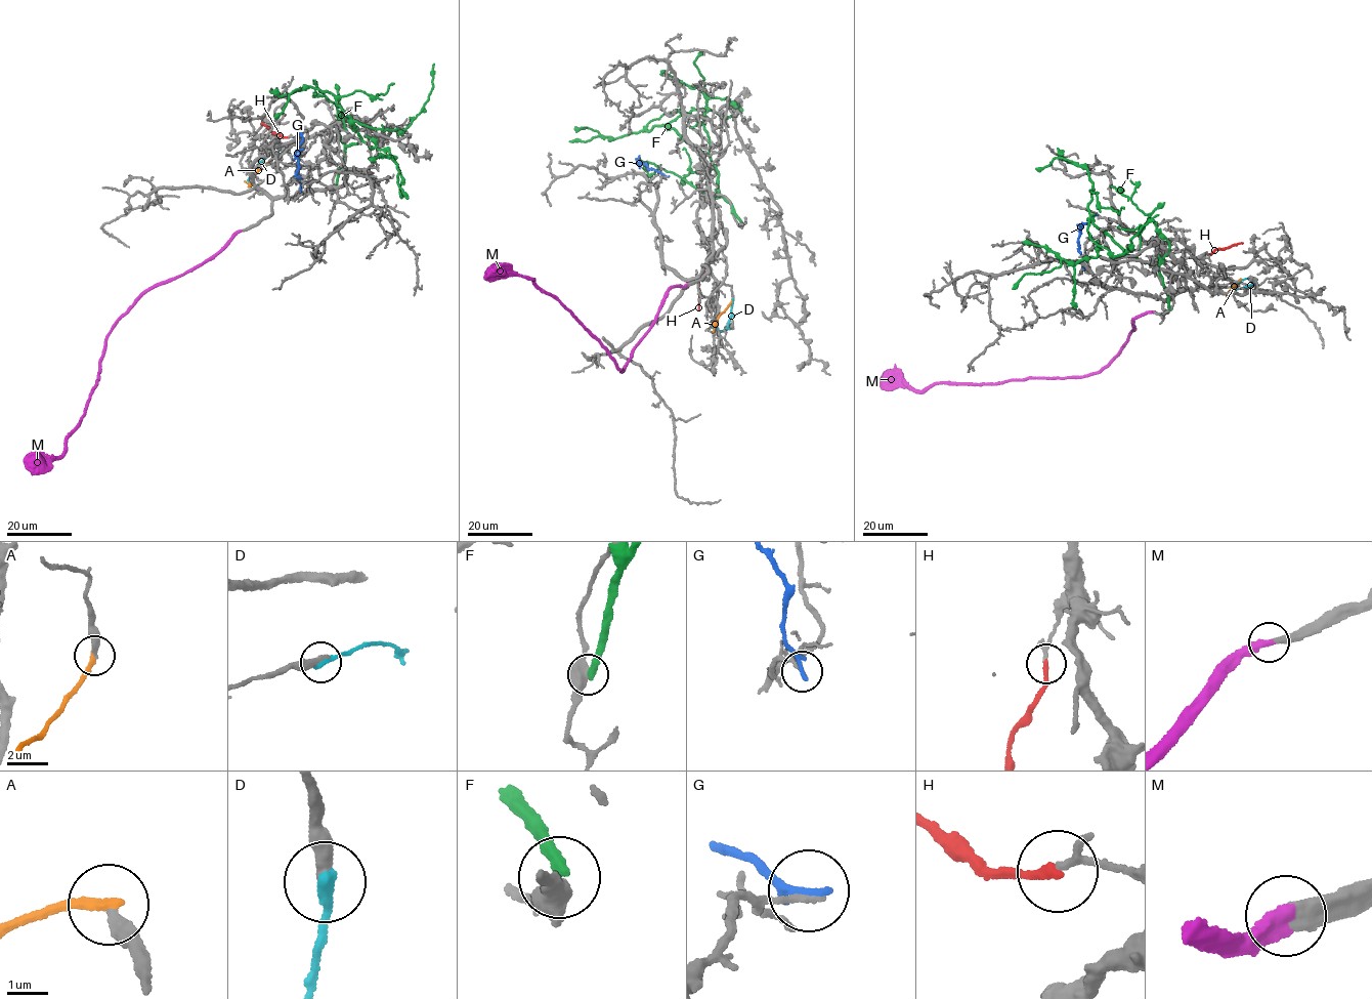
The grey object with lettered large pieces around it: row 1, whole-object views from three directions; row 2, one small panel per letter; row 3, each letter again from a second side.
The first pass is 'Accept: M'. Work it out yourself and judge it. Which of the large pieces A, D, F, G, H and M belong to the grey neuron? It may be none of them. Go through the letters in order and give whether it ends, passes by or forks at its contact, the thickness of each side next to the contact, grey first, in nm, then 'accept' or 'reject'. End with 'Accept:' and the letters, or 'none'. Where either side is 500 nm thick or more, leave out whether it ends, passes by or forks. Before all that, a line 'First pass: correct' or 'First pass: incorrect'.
First pass: correct
A: it ends there; 280 nm thick on the grey side, 280 nm on the other; reject
D: it ends there; 380 nm thick on the grey side, 360 nm on the other; reject
F: 500 nm thick on the grey side, 320 nm on the other; reject
G: it ends there; 180 nm thick on the grey side, 240 nm on the other; reject
H: it ends there; 120 nm thick on the grey side, 240 nm on the other; reject
M: it ends there; 360 nm thick on the grey side, 420 nm on the other; accept
Accept: M

